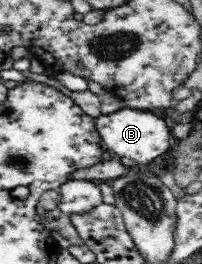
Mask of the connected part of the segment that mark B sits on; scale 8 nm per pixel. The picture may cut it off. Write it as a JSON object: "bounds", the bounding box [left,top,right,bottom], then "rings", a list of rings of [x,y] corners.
{"bounds":[94,108,172,166],"rings":[[[123,108],[113,111],[109,115],[99,115],[94,118],[95,129],[99,132],[100,138],[107,145],[108,151],[112,151],[119,158],[127,157],[137,162],[137,165],[144,166],[156,157],[162,157],[171,147],[172,129],[167,122],[151,110],[137,110],[135,108]]]}

